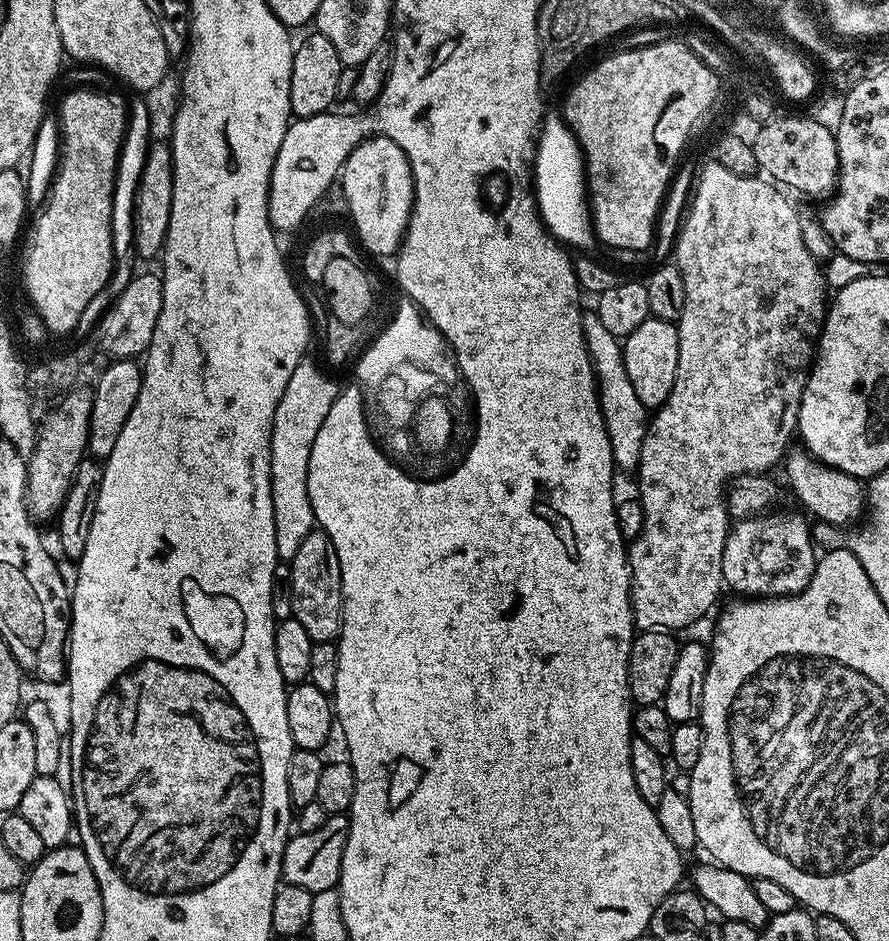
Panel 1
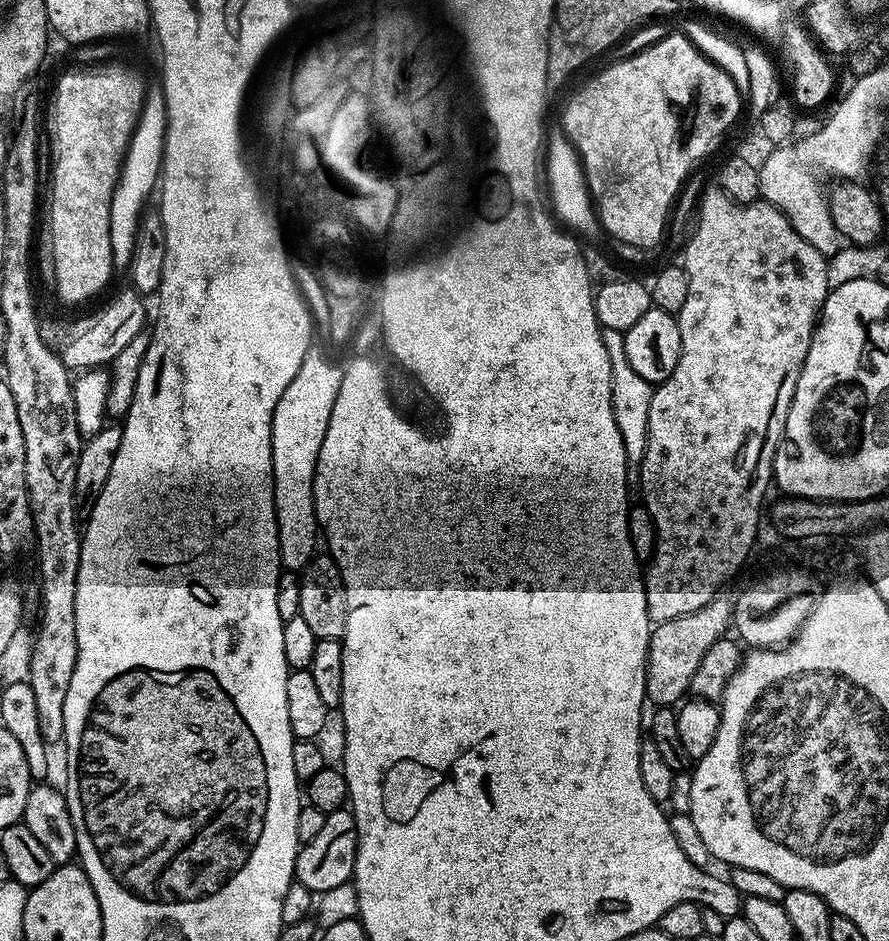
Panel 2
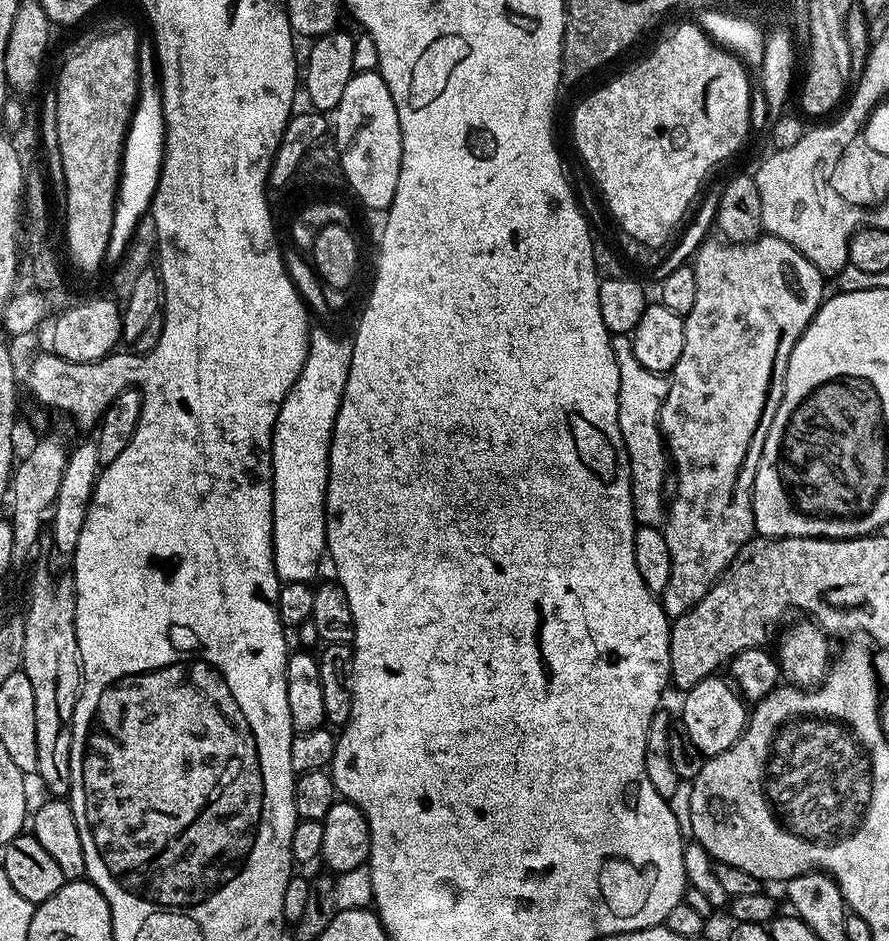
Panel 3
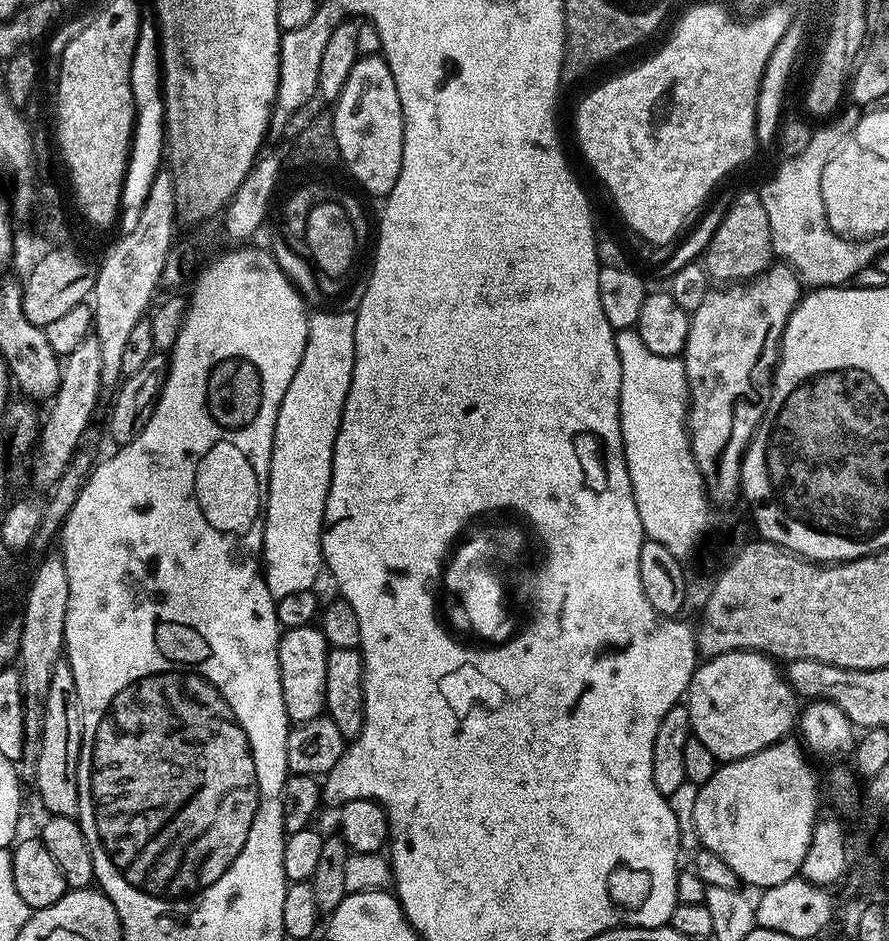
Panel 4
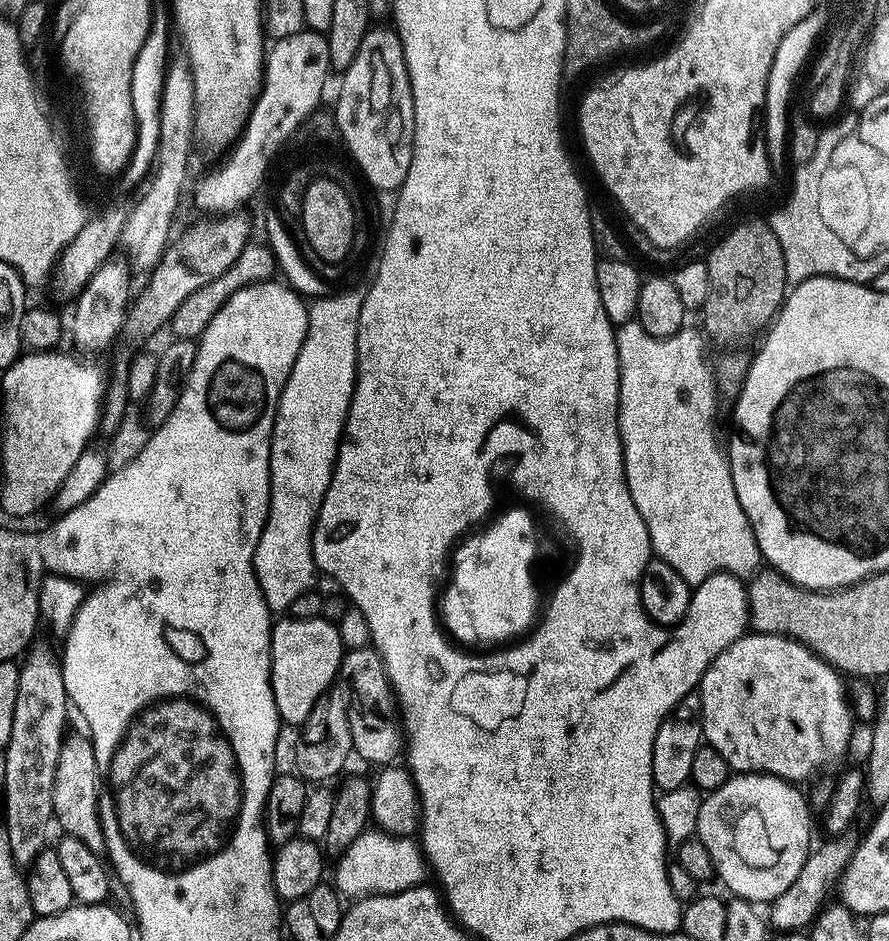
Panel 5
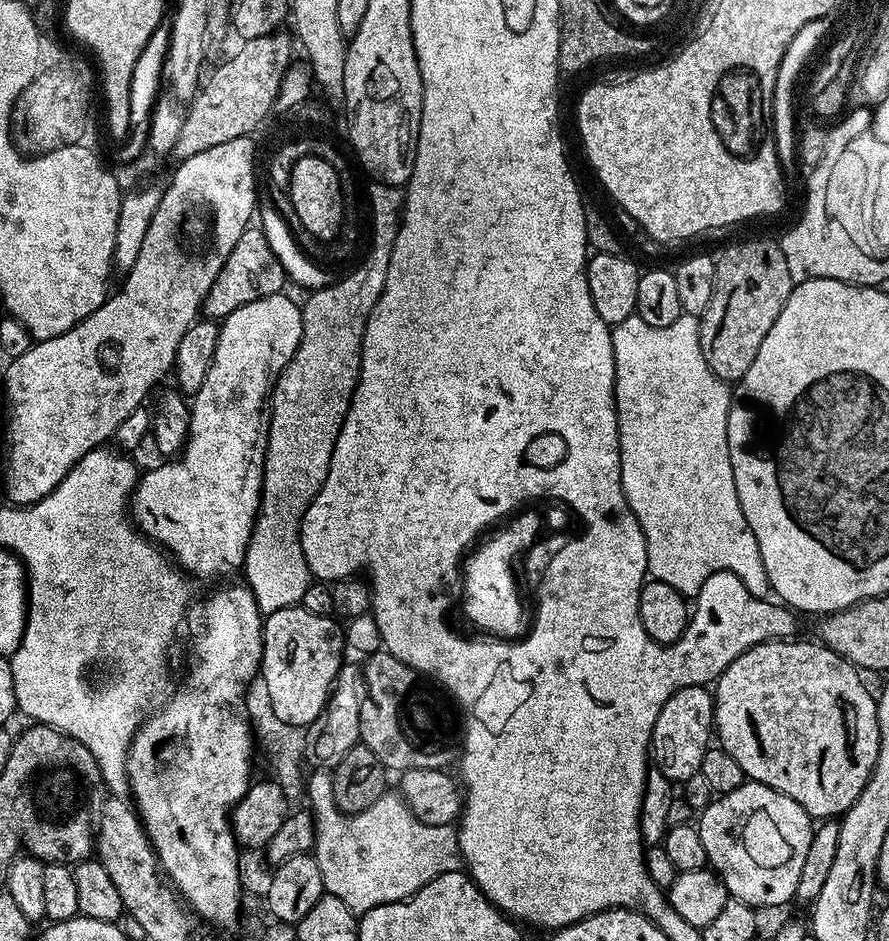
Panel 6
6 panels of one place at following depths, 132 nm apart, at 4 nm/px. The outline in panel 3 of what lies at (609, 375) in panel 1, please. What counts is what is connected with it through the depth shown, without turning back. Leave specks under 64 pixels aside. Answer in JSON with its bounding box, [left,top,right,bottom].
[612,335,670,528]

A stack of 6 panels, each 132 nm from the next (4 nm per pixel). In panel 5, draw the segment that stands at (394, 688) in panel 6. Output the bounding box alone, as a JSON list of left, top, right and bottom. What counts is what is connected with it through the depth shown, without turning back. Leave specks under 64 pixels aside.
[339,648,406,766]

